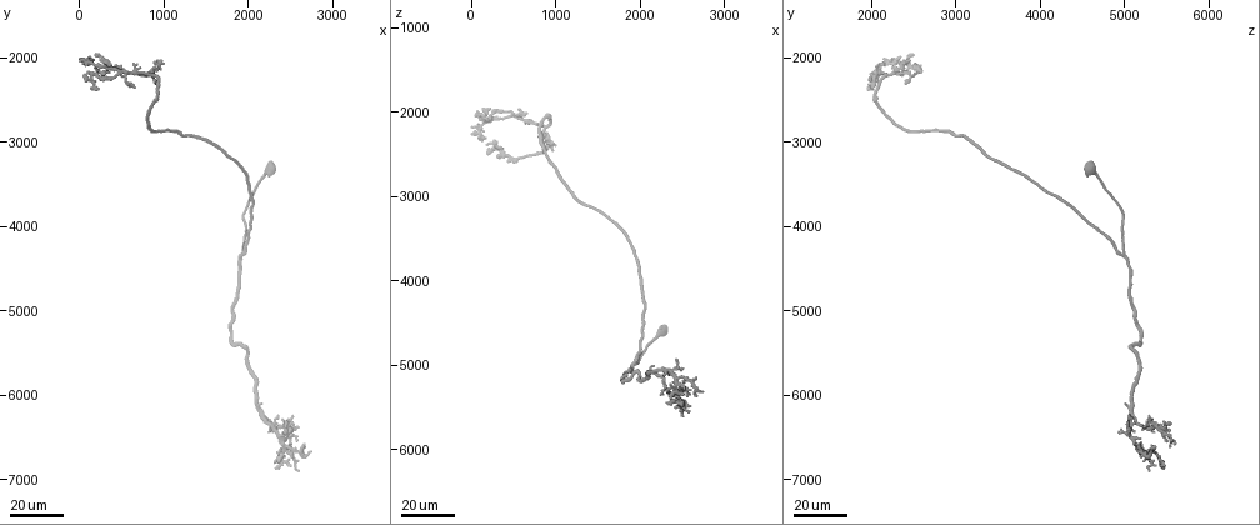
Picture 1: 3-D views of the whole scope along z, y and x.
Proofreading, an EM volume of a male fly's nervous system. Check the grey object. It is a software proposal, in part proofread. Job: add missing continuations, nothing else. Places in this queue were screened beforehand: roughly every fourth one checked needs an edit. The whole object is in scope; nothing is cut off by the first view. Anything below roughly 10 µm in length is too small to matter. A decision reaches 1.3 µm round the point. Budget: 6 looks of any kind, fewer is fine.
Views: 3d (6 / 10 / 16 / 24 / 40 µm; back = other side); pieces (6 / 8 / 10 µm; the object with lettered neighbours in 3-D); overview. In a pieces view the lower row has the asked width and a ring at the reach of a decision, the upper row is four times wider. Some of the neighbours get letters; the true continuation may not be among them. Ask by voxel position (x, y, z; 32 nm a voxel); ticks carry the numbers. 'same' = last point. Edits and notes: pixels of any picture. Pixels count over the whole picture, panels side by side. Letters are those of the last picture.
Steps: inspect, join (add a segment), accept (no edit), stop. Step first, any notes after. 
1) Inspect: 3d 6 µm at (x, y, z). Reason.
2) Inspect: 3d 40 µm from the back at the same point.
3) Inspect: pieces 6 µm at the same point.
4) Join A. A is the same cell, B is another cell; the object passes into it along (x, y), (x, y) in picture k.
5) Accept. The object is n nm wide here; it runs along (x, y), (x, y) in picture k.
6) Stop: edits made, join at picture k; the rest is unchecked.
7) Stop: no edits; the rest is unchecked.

Inspect: 3d 40 µm at (900, 2300, 2400). An open end.

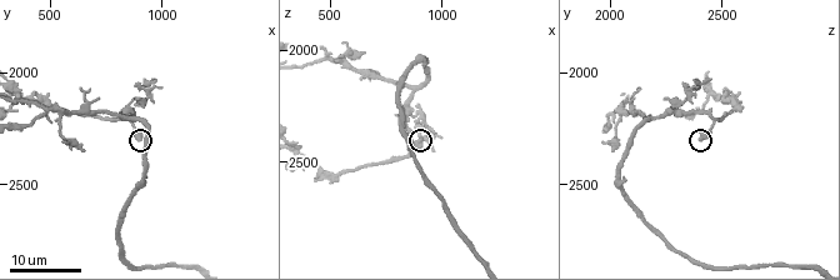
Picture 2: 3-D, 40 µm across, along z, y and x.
Inspect: pieces 8 µm at (900, 2290, 2390).

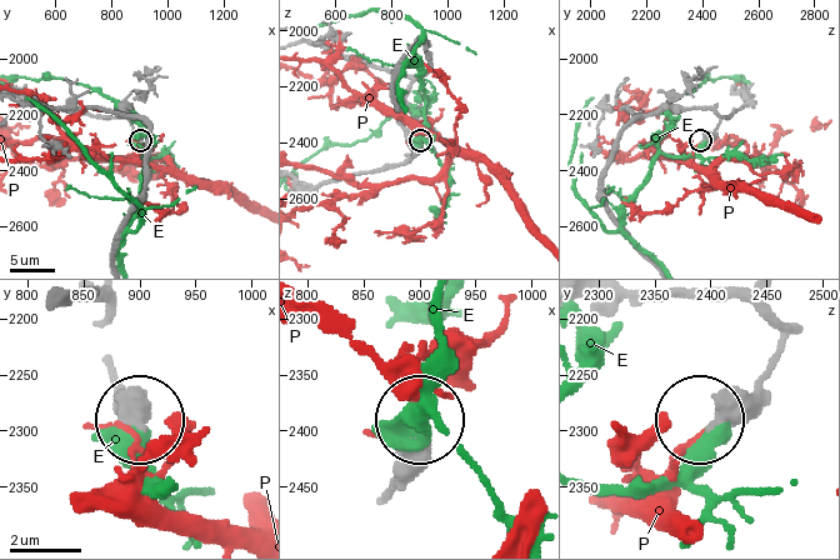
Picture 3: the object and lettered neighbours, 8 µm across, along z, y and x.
Accept. E and P are other cells; it runs along (618, 135), (660, 109), (710, 109), (721, 120), (701, 140) in picture 3; no lettered segment goes on from it.

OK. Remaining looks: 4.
Inspect: 3d 24 µm at (970, 2030, 2440). An open end.

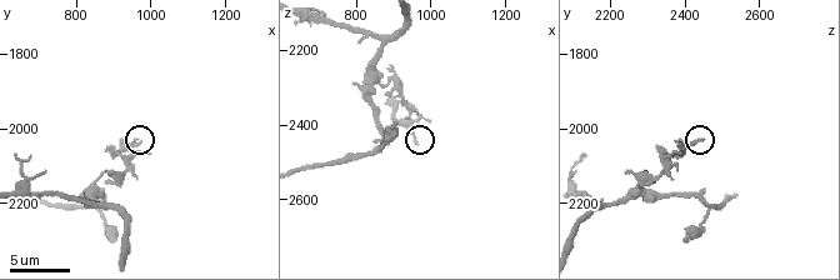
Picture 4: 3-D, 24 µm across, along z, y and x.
Inspect: 3d 10 µm at (960, 2030, 2440).

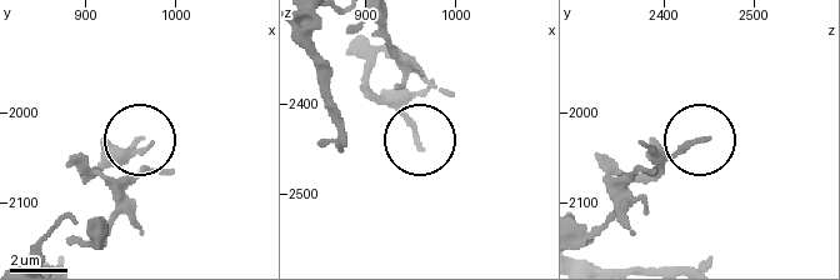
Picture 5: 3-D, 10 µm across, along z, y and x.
Inspect: pieces 8 µm at (960, 2030, 2445).

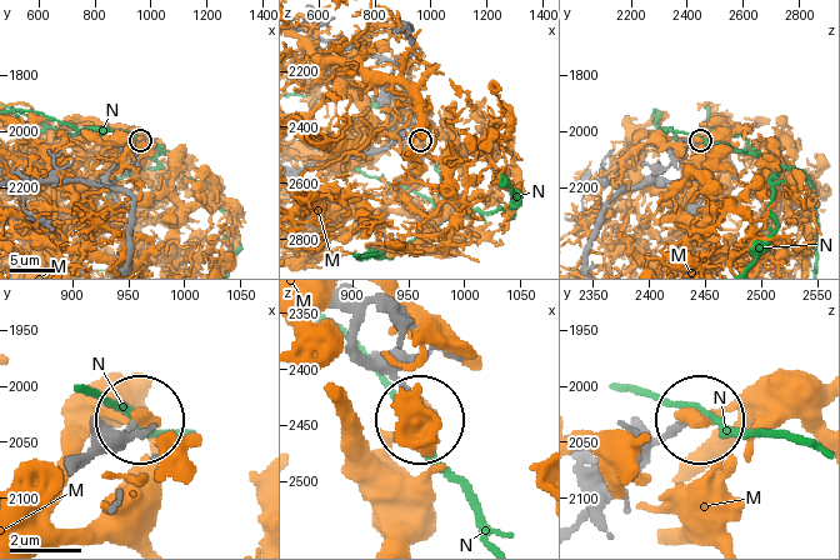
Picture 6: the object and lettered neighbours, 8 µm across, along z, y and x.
Accept. M and N are other cells; it runs along (130, 219), (108, 175), (139, 140) in picture 6; no lettered segment goes on from it.

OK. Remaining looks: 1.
Stop: no edits; the rest is unchecked.

